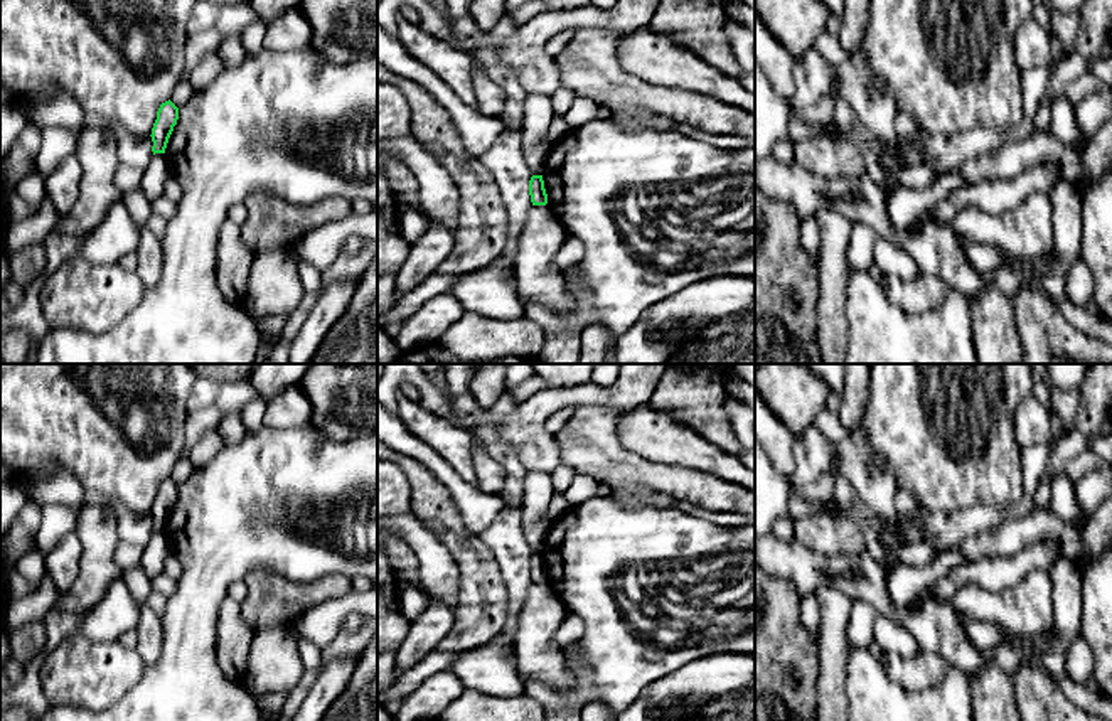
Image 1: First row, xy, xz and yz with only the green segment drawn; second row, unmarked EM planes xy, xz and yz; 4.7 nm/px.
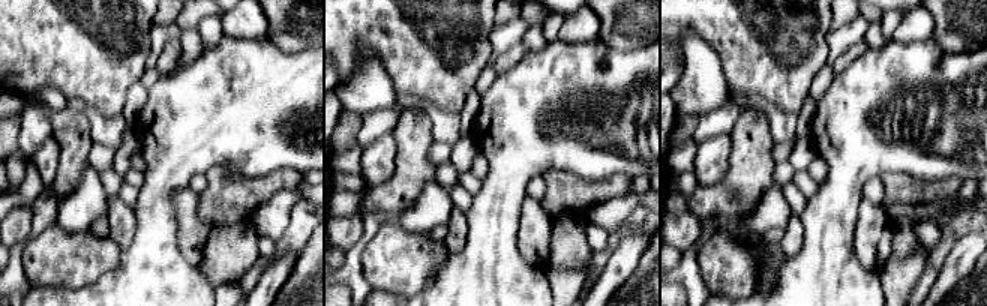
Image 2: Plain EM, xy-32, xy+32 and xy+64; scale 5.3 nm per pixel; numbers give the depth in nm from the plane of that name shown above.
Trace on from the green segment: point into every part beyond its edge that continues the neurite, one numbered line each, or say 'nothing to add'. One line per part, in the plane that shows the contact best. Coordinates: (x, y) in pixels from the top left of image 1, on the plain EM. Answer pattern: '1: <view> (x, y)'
1: xy (159, 548)

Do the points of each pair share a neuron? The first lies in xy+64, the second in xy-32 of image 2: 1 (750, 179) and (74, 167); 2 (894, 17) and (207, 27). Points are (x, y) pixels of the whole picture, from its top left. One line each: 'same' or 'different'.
1: same
2: same

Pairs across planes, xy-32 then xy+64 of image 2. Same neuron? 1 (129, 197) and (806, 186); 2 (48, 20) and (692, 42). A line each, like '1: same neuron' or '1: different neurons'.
1: different neurons
2: different neurons

